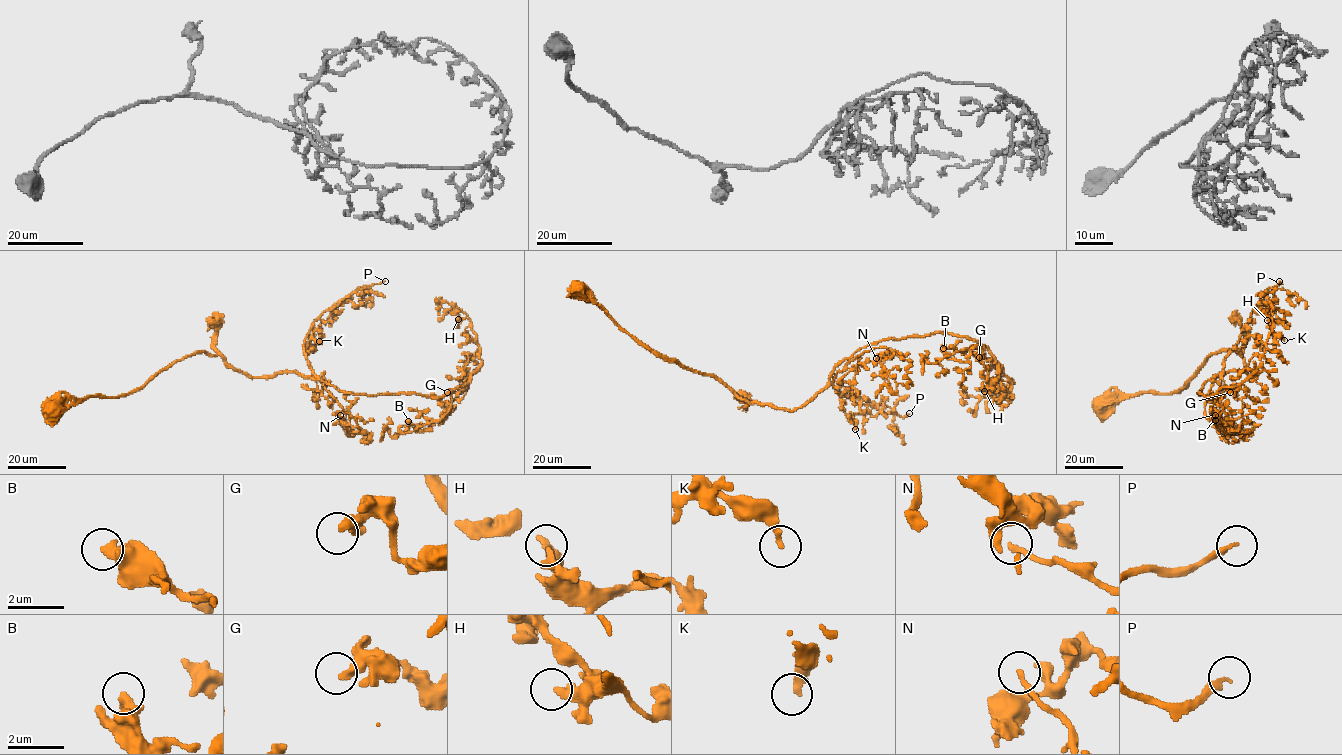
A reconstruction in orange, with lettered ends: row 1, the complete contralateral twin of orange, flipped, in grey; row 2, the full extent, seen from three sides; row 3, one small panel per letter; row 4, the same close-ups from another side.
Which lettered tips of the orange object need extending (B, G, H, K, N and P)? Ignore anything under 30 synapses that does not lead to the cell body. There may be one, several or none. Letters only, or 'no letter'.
P

